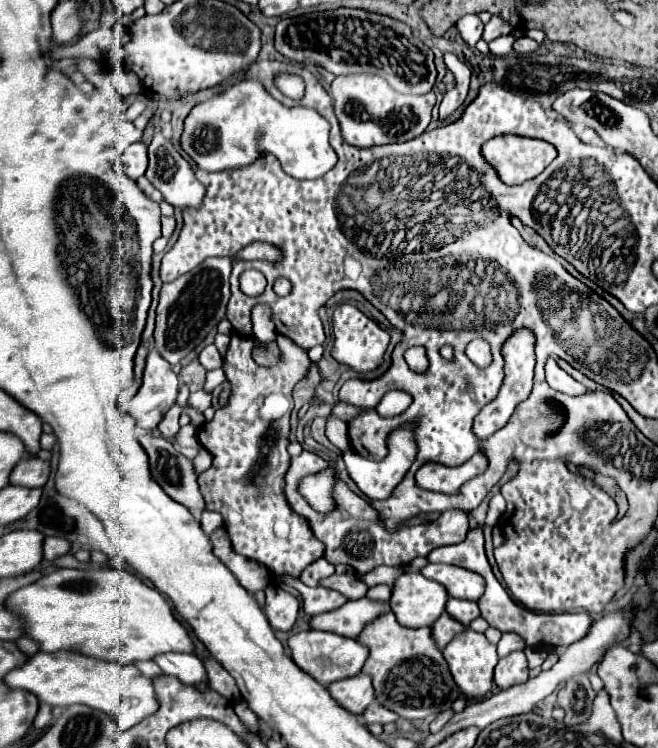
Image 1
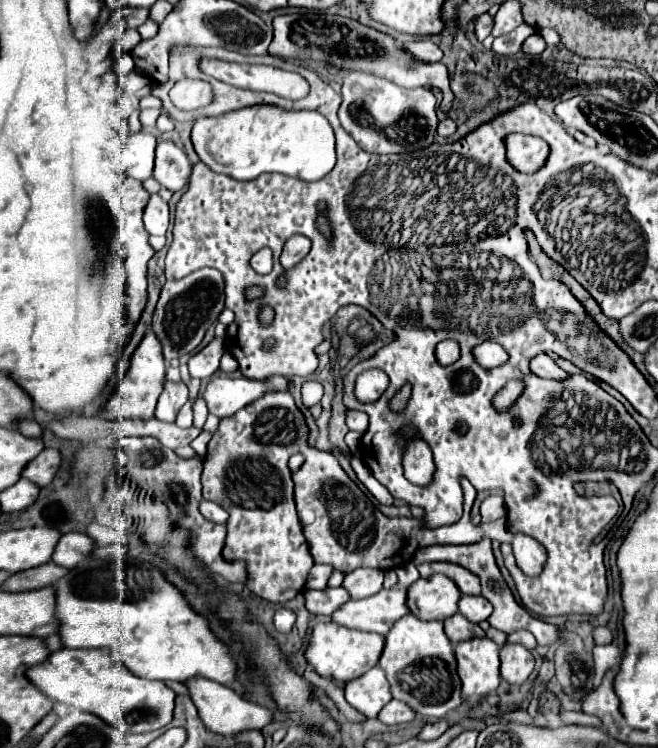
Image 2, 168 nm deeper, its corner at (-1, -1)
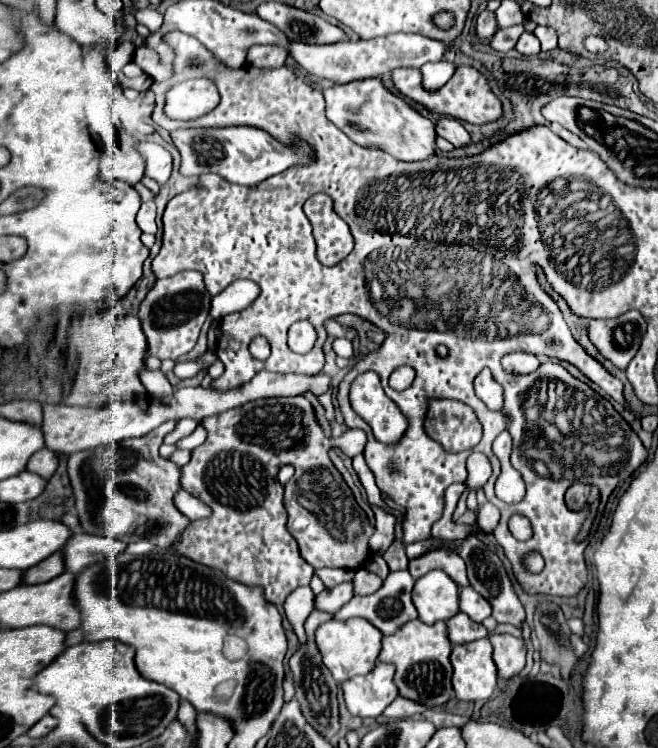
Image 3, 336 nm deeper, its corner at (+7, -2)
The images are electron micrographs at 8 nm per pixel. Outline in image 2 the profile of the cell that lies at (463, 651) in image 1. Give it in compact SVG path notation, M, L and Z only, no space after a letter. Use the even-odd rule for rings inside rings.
M474 637L456 645L458 677L462 681L462 695L484 697L500 683L500 647L488 637Z

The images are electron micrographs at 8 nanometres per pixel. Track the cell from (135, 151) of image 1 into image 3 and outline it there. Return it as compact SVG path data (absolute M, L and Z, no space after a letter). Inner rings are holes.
M120 132L120 150L114 154L112 162L106 162L102 158L100 174L104 180L122 180L126 184L136 184L144 176L144 160L138 156L138 150L134 148L136 140L128 136L126 132Z

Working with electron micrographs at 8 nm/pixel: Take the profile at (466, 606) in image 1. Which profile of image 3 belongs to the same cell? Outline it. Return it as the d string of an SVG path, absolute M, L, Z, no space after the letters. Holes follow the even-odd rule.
M472 586L462 588L462 592L460 592L460 610L464 614L468 614L474 622L482 622L484 618L488 618L492 614L490 602L484 596L480 596Z

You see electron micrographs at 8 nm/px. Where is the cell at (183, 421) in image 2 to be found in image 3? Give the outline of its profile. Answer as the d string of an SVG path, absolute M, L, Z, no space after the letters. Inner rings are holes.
M174 420L164 422L156 430L148 432L142 438L122 440L112 446L100 446L94 450L74 452L68 458L68 476L76 498L76 512L80 518L82 532L96 534L96 514L104 510L108 494L106 486L116 486L126 498L134 502L134 512L146 522L140 526L140 538L150 540L152 544L172 550L178 540L184 524L188 522L172 504L174 492L180 490L180 468L166 458L160 458L158 448L164 436L174 428Z

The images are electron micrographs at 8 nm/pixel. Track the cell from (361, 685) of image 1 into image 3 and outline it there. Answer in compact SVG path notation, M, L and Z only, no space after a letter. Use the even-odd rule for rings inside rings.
M378 662L376 668L358 678L350 678L342 684L348 710L360 718L376 718L398 696L394 684L394 664Z

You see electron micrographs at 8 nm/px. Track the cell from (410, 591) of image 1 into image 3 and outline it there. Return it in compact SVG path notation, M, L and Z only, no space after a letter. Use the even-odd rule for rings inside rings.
M430 570L424 574L412 592L414 606L426 624L434 624L438 620L446 622L456 616L460 612L458 598L458 584L442 570Z

